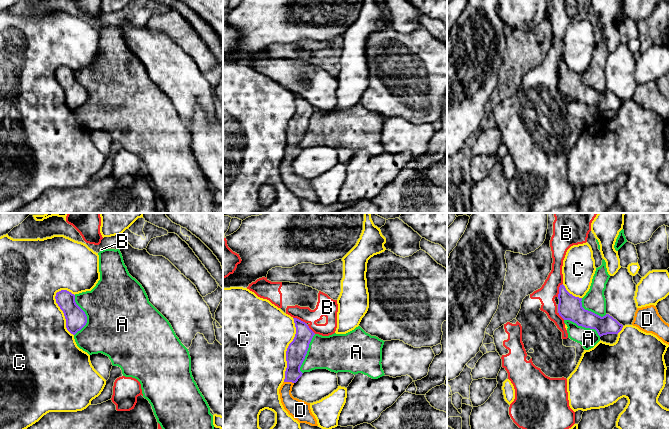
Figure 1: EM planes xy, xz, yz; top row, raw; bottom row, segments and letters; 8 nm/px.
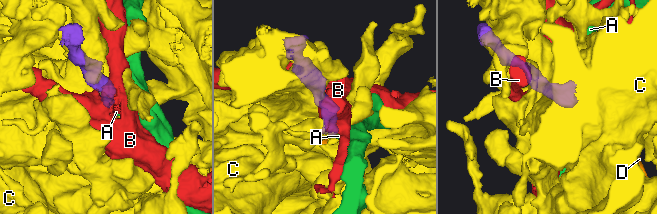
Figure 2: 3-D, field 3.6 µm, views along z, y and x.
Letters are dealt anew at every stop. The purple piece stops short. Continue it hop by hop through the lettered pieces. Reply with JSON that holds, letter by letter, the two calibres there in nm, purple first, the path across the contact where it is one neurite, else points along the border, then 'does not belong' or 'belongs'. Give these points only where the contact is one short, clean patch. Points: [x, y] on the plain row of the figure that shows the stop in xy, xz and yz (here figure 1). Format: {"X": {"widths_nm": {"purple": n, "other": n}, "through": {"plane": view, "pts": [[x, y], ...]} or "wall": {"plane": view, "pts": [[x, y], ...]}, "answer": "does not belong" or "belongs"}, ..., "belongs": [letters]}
{"A": {"widths_nm": {"purple": 170, "other": 480}, "answer": "does not belong"}, "B": {"widths_nm": {"purple": 190, "other": 150}, "answer": "does not belong"}, "C": {"widths_nm": {"purple": 160, "other": 480}, "answer": "does not belong"}, "D": {"widths_nm": {"purple": 160, "other": 160}, "through": {"plane": "xz", "pts": [[296, 127], [293, 149], [289, 157], [287, 173], [300, 186]]}, "answer": "belongs"}, "belongs": ["D"]}

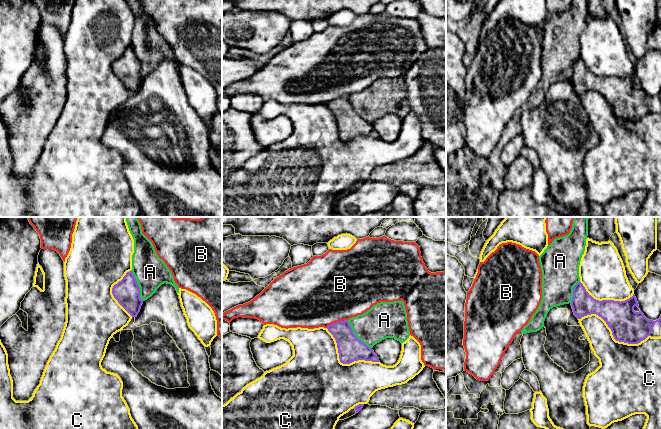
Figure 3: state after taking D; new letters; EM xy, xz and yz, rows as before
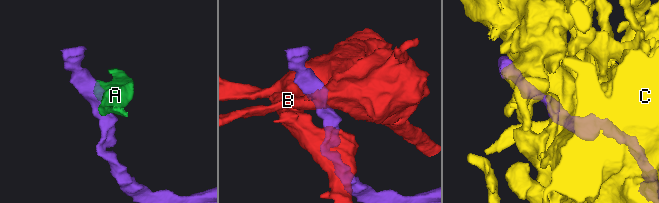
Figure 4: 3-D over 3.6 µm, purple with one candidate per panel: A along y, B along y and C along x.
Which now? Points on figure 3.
{"A": {"widths_nm": {"purple": 200, "other": 280}, "answer": "does not belong"}, "B": {"widths_nm": {"purple": 200, "other": 500}, "answer": "does not belong"}, "C": {"widths_nm": {"purple": 260, "other": 340}, "answer": "does not belong"}, "belongs": []}

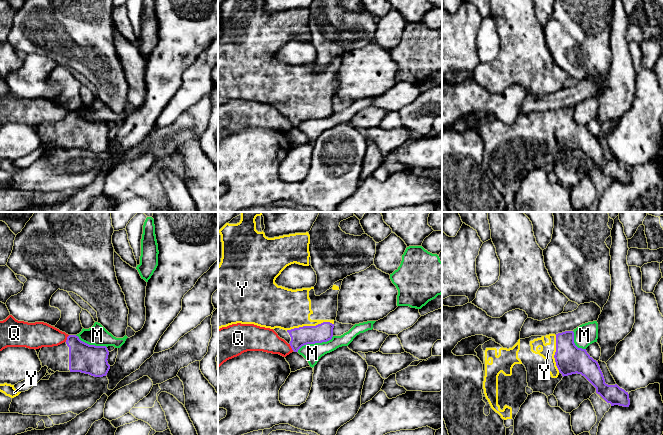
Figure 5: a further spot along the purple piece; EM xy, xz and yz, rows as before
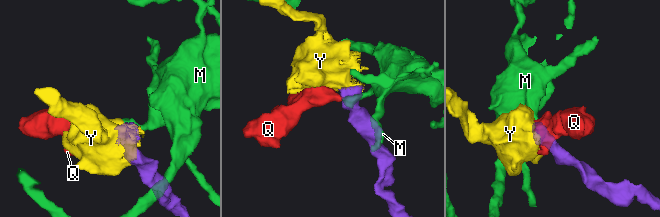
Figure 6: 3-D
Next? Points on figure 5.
{"M": {"widths_nm": {"purple": 150, "other": 150}, "wall": {"plane": "xz", "pts": [[333, 112], [326, 117], [304, 120], [297, 127]]}, "answer": "does not belong"}, "Q": {"widths_nm": {"purple": 150, "other": 190}, "wall": {"plane": "xz", "pts": [[289, 119], [293, 126]]}, "answer": "does not belong"}, "Y": {"widths_nm": {"purple": 150, "other": 320}, "answer": "belongs"}, "belongs": ["Y"]}

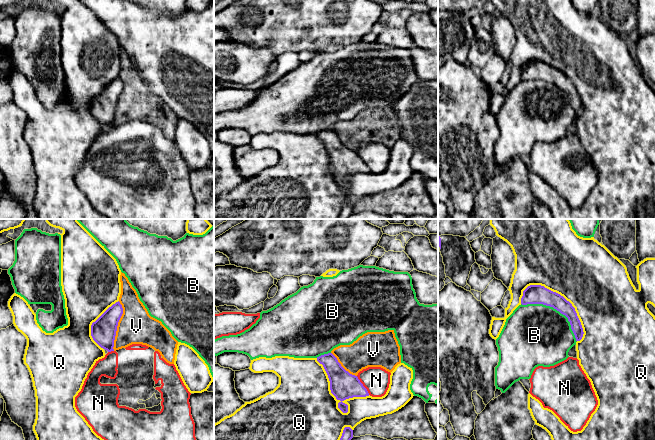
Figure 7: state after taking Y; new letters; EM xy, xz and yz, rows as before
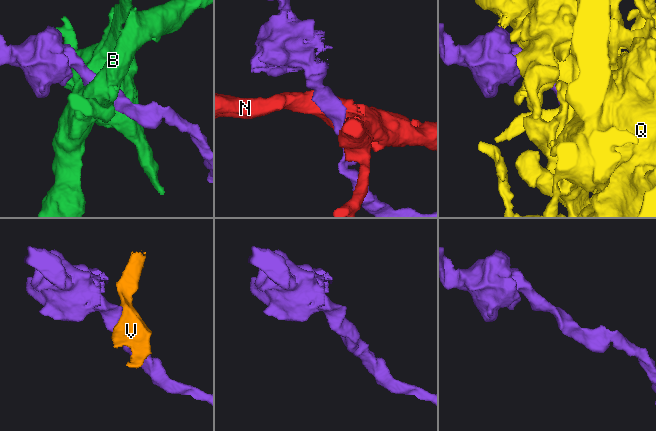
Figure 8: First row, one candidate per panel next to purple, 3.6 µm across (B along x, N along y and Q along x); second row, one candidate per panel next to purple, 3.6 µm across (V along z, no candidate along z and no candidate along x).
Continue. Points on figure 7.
{"B": {"widths_nm": {"purple": 160, "other": 500}, "answer": "does not belong"}, "N": {"widths_nm": {"purple": 220, "other": 220}, "answer": "does not belong"}, "Q": {"widths_nm": {"purple": 220, "other": 480}, "answer": "does not belong"}, "V": {"widths_nm": {"purple": 200, "other": 280}, "answer": "does not belong"}, "belongs": []}

